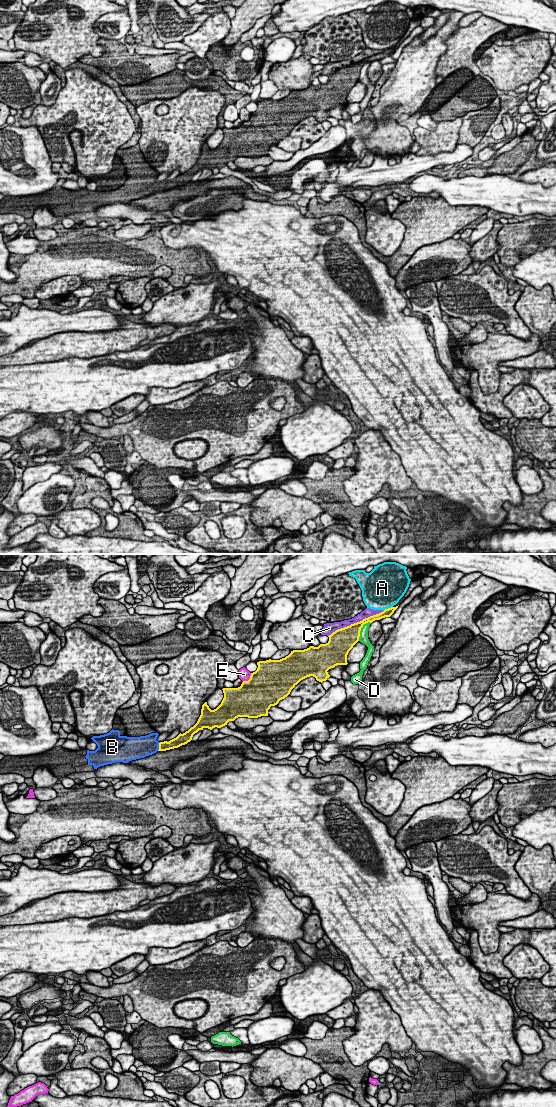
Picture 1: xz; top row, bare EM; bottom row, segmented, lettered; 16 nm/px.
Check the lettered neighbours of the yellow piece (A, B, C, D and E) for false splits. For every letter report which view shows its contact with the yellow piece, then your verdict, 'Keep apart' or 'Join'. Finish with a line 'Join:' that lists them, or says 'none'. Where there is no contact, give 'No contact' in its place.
A: Touches yellow in xz. Keep apart
B: Touches yellow in xz. Join
C: Touches yellow in xz. Keep apart
D: Touches yellow in xz. Keep apart
E: Touches yellow in xz. Keep apart
Join: B

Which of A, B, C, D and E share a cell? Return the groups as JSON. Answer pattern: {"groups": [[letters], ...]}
{"groups": [["A"], ["B"], ["C"], ["D"], ["E"]]}

